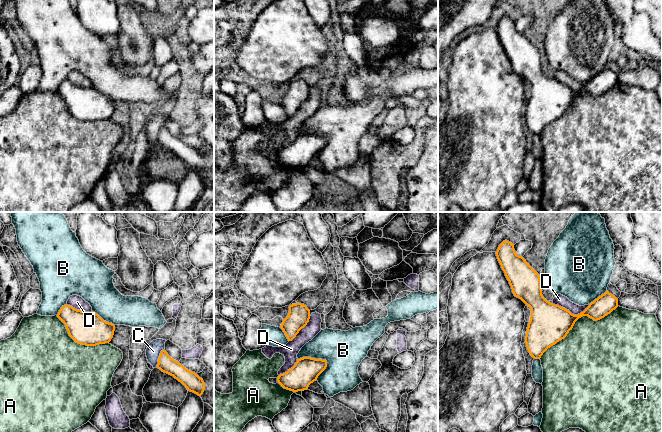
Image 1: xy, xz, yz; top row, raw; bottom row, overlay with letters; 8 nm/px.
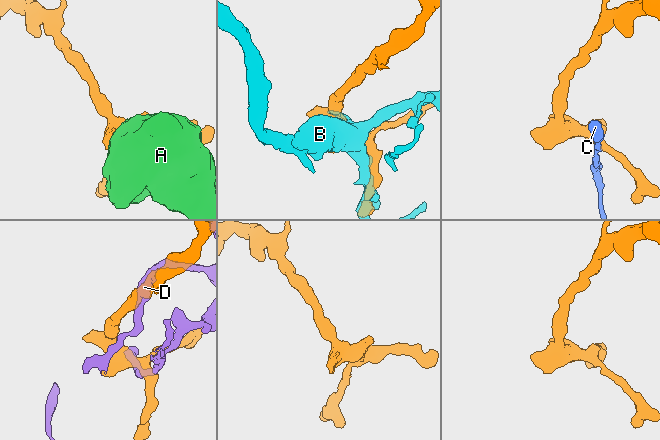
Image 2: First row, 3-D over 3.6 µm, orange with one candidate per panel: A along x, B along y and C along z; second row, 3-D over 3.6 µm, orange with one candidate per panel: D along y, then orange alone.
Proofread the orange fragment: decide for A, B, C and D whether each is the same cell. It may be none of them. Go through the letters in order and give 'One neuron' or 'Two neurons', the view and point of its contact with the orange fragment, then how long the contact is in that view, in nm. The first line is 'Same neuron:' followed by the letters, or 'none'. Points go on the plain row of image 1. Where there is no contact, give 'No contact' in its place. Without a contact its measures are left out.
Same neuron: none
A: Two neurons. Touches orange at yz (576, 96). Shared border 750 nm
B: Two neurons. Touches orange at xz (314, 134). Shared border 240 nm
C: Two neurons. Touches orange at xy (158, 134). Shared border 160 nm
D: Two neurons. Touches orange at yz (570, 88). Shared border 300 nm

